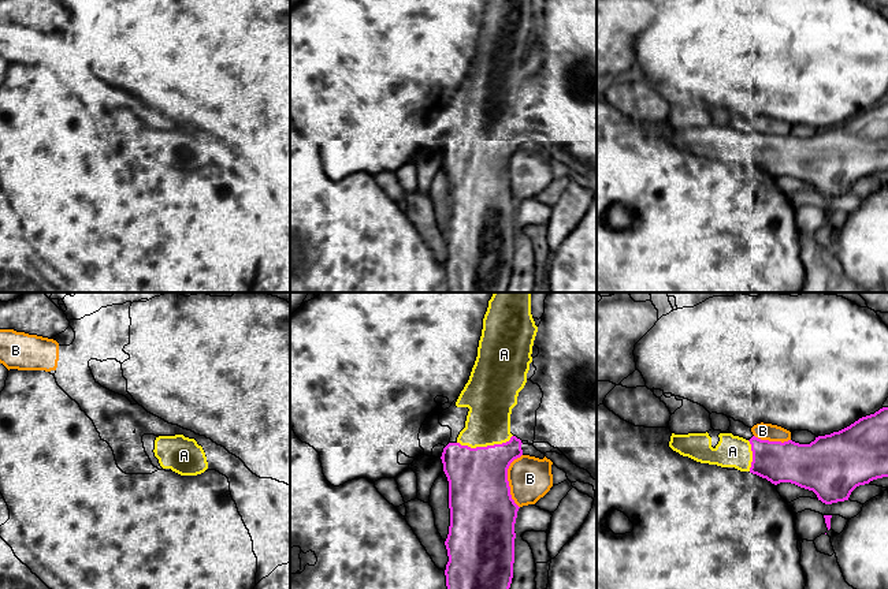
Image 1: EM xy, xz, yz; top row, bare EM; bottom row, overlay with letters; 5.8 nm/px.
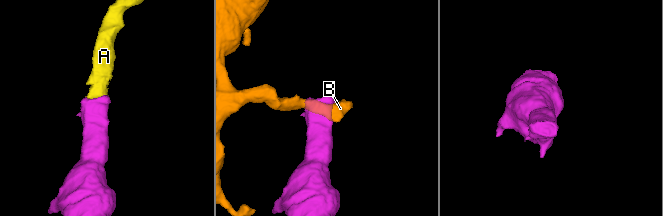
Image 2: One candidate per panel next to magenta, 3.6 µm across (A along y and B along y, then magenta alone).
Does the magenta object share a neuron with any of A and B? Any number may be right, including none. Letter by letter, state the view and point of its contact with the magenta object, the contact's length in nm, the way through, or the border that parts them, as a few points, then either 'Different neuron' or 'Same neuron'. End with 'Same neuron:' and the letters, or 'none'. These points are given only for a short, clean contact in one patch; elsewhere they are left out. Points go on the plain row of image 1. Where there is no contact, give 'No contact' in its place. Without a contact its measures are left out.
A: Touches magenta at xz (485, 141). Shared border 340 nm. Same neuron
B: Touches magenta at xz (506, 174). Shared border 320 nm. Different neuron
Same neuron: A

